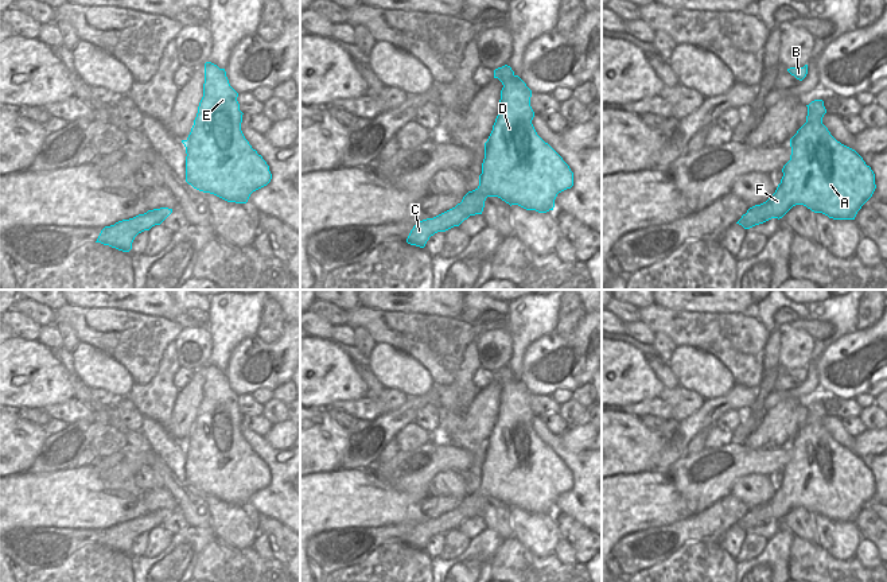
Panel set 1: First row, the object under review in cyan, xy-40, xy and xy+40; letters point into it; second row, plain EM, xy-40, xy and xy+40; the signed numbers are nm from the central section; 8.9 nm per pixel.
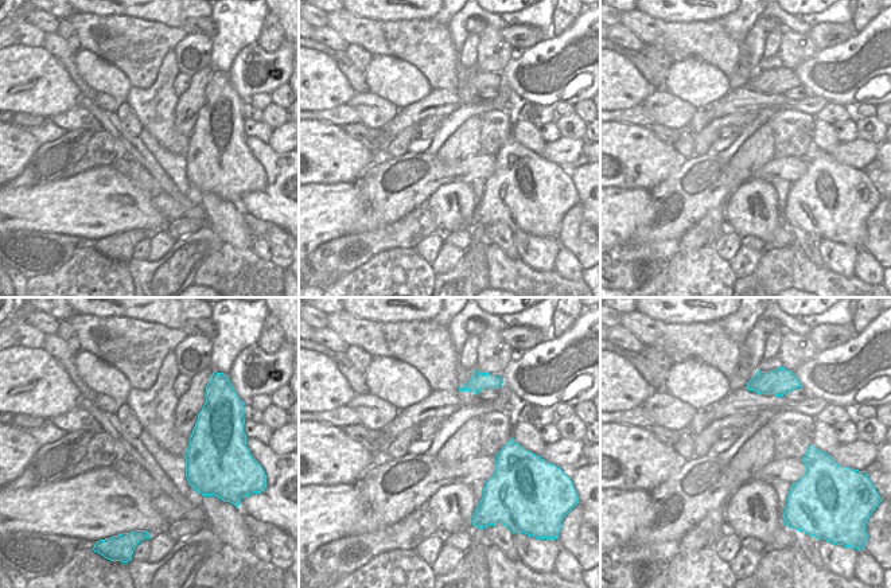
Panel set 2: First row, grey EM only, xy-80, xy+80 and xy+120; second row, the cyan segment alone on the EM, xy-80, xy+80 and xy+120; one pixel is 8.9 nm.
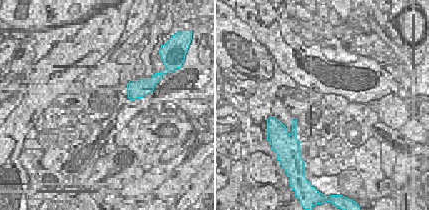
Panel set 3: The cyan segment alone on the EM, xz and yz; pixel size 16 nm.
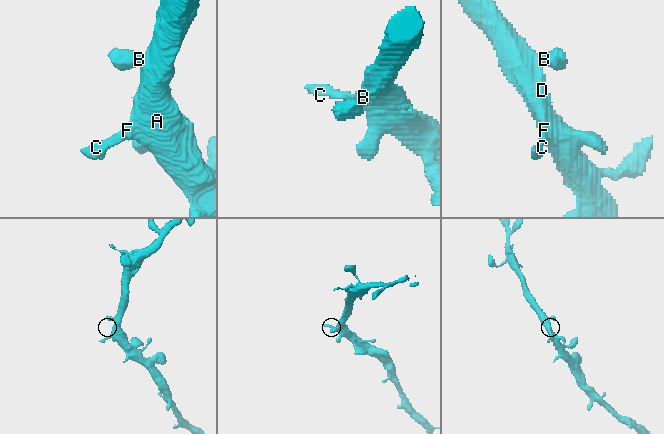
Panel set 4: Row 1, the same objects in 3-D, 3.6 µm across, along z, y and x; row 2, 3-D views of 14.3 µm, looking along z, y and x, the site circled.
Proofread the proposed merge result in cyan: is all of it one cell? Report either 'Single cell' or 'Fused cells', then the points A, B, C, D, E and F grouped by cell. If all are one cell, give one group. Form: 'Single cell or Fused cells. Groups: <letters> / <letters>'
Single cell. Groups: A B C D E F

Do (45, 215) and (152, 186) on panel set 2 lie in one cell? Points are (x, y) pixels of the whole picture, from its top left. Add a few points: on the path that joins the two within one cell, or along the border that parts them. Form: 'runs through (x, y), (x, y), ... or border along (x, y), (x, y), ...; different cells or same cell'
border along (116, 168), (152, 195); different cells

